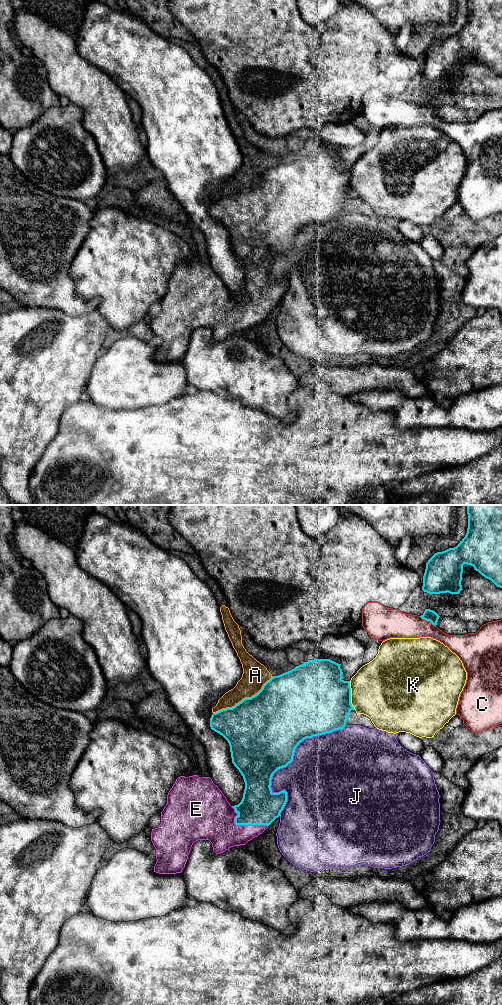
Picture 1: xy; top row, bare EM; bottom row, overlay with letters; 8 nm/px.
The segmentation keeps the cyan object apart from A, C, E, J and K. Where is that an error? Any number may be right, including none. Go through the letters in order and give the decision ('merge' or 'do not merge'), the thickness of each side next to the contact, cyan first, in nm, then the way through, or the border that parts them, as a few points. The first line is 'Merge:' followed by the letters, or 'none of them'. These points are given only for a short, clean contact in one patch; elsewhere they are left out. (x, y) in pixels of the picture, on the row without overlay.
Merge: E
A: do not merge; 480 nm thick on the cyan side, 200 nm on the other
C: do not merge; 100 nm thick on the cyan side, 200 nm on the other
E: merge; 300 nm thick on the cyan side, 360 nm on the other
J: do not merge; 480 nm thick on the cyan side, 460 nm on the other
K: do not merge; 500 nm thick on the cyan side, 480 nm on the other

